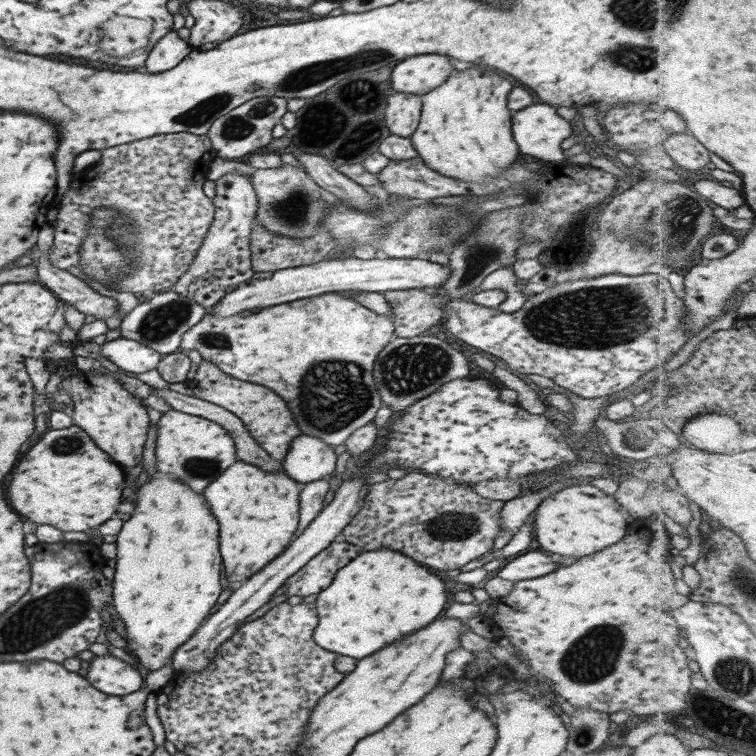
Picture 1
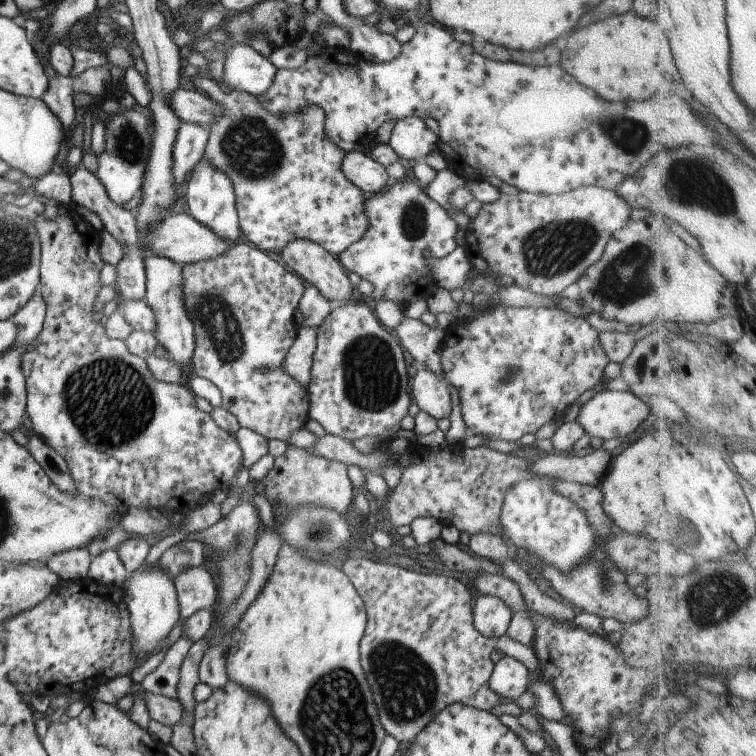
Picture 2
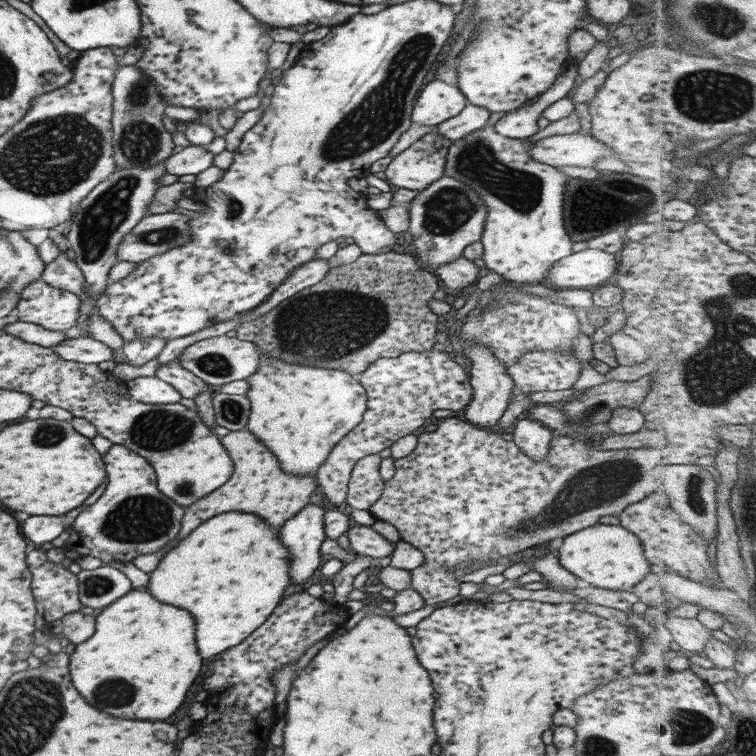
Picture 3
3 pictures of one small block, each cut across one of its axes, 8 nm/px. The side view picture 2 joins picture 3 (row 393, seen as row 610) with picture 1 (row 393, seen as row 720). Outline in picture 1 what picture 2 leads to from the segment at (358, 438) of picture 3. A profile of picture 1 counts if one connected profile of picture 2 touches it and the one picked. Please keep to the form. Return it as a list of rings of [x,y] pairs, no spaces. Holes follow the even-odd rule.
[[[418,335],[412,338],[398,337],[397,339],[391,340],[377,356],[376,362],[374,363],[373,375],[384,406],[388,405],[392,412],[399,412],[402,415],[404,411],[410,408],[411,404],[436,392],[442,384],[470,376],[470,364],[470,360],[466,359],[466,356],[462,352],[454,349],[450,343],[440,338],[432,335]]]

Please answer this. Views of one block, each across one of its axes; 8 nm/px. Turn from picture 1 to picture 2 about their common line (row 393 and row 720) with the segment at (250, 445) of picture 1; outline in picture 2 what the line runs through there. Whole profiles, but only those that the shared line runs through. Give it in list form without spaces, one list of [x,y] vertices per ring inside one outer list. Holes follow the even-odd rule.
[[[133,686],[131,692],[136,692],[146,702],[146,708],[148,708],[151,720],[156,720],[171,727],[180,723],[183,706],[177,698],[154,696],[146,689],[140,690],[138,688],[136,690]]]

